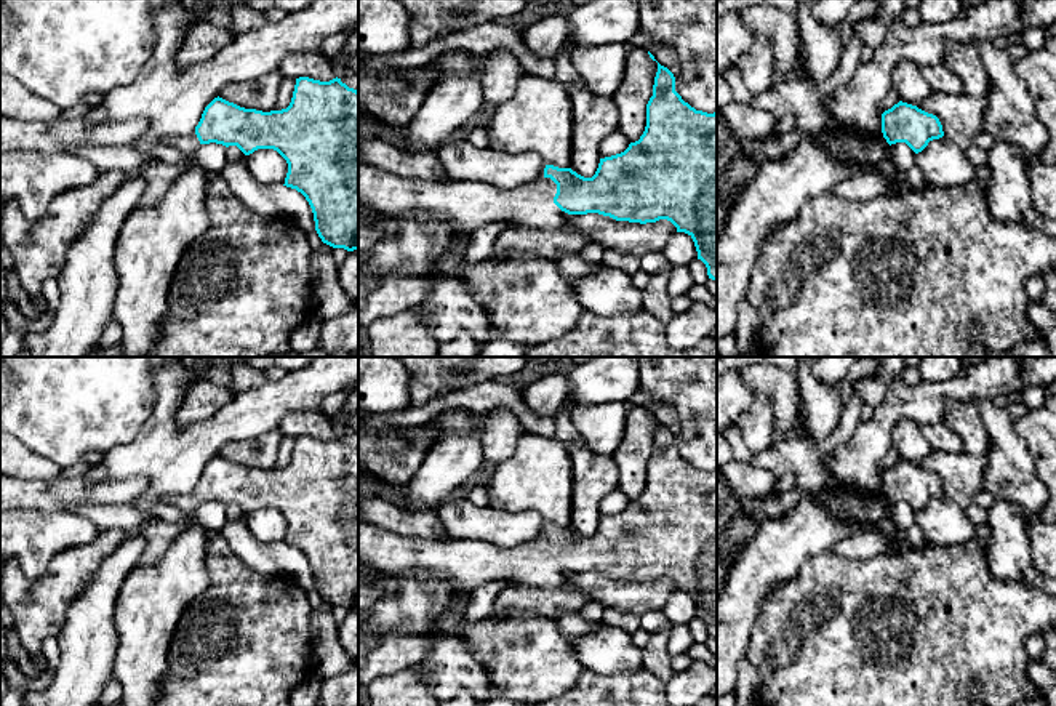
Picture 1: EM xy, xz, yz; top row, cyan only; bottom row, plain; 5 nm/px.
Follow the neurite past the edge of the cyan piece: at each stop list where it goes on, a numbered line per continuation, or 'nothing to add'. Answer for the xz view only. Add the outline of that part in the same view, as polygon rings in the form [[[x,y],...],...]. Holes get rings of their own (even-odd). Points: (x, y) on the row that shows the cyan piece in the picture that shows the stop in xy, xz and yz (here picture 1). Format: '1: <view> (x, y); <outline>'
1: xz (468, 205); [[[358,154],[358,203],[382,213],[443,215],[454,232],[474,232],[488,223],[515,223],[526,229],[562,229],[565,211],[555,203],[550,178],[506,191],[486,183],[437,183],[400,176]]]

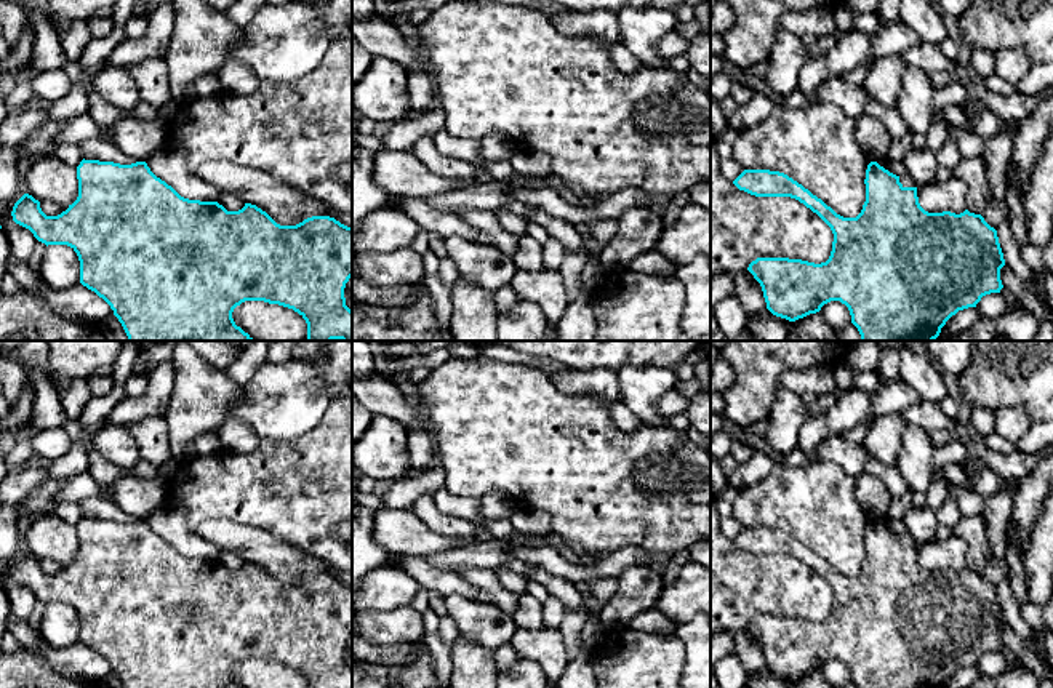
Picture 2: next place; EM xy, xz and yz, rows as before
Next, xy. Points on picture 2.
nothing to add

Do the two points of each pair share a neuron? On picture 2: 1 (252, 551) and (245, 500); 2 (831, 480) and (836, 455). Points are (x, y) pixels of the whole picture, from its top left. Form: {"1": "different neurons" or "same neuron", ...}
{"1": "different neurons", "2": "different neurons"}

